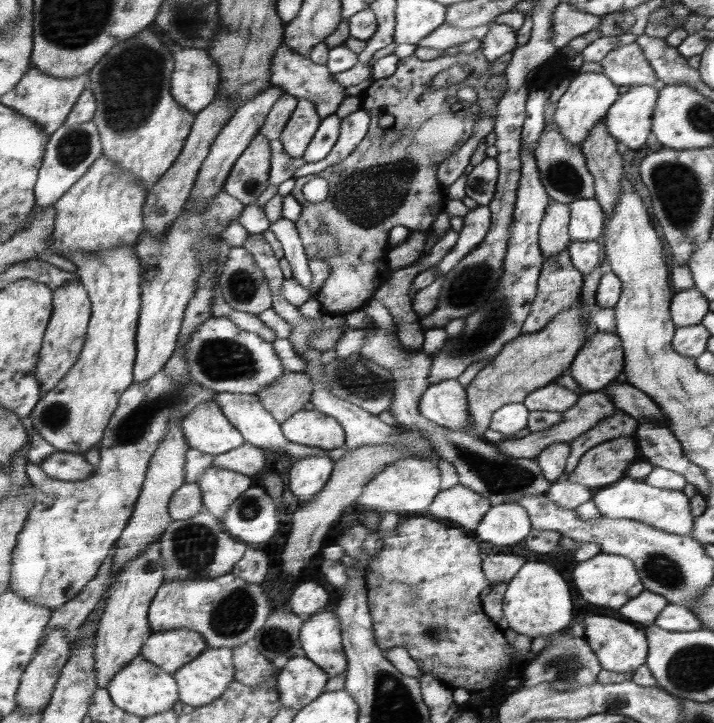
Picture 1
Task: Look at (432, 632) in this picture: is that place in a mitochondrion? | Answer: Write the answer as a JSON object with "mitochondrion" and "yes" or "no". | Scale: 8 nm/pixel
{"mitochondrion":"yes"}

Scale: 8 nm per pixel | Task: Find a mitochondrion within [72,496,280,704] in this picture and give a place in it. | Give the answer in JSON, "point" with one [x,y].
{"point":[231,615]}

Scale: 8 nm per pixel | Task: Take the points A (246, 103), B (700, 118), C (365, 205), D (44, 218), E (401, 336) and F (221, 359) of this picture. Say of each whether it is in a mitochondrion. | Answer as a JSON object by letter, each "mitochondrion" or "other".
{"A":"other","B":"mitochondrion","C":"mitochondrion","D":"other","E":"other","F":"mitochondrion"}

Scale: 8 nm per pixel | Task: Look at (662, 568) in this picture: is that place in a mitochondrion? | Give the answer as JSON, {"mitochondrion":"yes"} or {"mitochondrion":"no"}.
{"mitochondrion":"yes"}

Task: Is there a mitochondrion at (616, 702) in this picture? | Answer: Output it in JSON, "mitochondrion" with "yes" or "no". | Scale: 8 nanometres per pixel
{"mitochondrion":"yes"}

